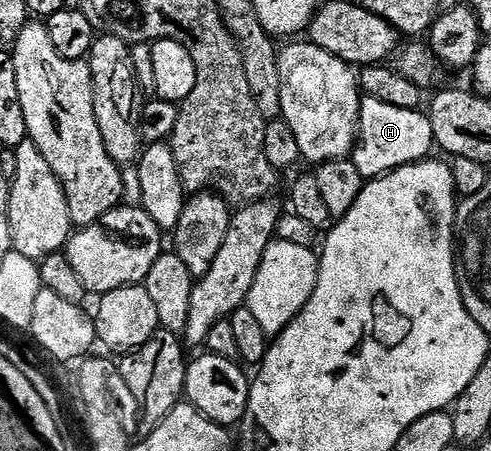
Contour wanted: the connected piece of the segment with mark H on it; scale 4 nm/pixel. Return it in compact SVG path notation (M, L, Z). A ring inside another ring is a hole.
M365 97L361 101L361 116L357 126L357 141L353 145L351 158L355 169L366 179L380 179L381 176L397 171L412 163L430 158L434 150L433 130L428 114L418 109L398 109L384 101Z

